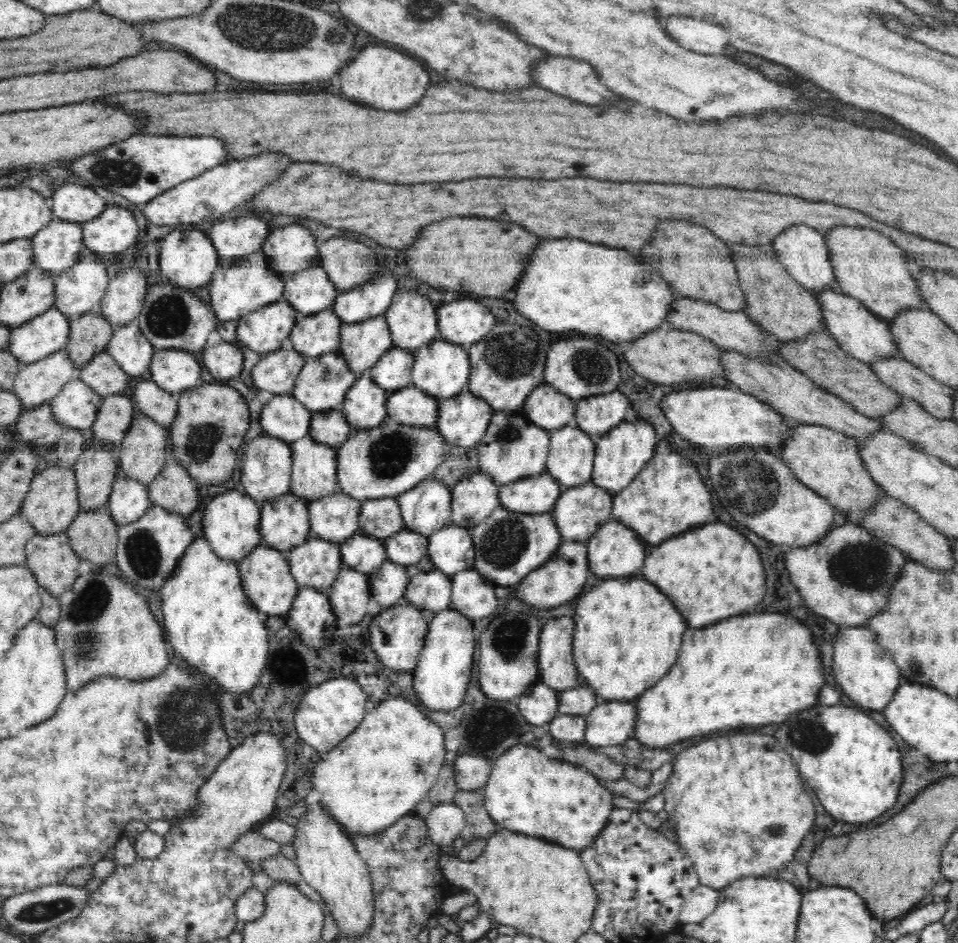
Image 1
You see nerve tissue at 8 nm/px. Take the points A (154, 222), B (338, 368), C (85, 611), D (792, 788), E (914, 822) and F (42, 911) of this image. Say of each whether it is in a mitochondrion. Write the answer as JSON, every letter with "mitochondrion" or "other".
{"A":"other","B":"mitochondrion","C":"mitochondrion","D":"other","E":"other","F":"mitochondrion"}

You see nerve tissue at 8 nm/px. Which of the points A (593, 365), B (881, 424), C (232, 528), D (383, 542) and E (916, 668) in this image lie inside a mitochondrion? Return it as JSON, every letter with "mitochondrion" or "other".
{"A":"mitochondrion","B":"other","C":"other","D":"other","E":"mitochondrion"}

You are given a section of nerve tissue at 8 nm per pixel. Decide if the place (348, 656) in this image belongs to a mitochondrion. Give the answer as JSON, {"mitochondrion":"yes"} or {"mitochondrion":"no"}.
{"mitochondrion":"no"}

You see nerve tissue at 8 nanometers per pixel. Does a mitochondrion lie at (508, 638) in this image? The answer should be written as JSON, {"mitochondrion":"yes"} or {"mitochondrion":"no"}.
{"mitochondrion":"yes"}

